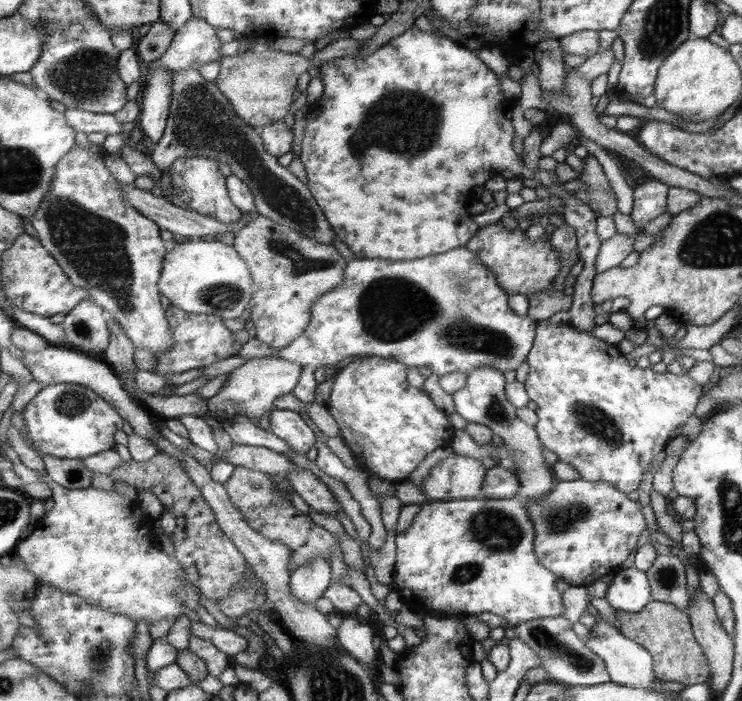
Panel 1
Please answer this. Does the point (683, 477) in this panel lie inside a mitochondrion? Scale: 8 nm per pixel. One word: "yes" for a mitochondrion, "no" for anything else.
no

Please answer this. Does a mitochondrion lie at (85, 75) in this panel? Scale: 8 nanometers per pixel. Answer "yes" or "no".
yes

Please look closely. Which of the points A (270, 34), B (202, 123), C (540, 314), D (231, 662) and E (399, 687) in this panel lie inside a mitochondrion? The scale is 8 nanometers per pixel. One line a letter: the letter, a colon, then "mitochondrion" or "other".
A: other
B: mitochondrion
C: other
D: other
E: other

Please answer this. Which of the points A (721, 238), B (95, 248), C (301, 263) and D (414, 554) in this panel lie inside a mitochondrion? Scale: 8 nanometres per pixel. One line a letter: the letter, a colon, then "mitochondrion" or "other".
A: mitochondrion
B: mitochondrion
C: mitochondrion
D: other

